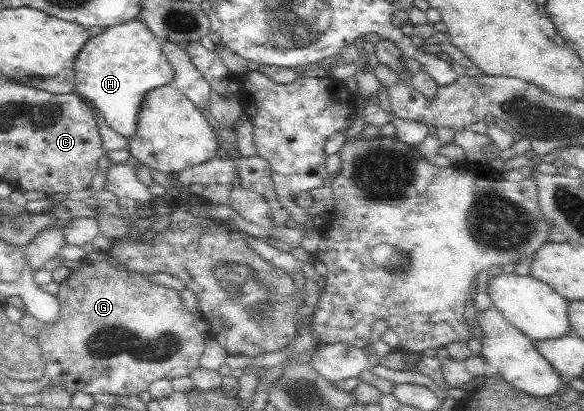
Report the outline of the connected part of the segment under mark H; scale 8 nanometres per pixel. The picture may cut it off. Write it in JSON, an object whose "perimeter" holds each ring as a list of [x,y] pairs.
{"perimeter":[[[132,21],[125,25],[111,26],[87,42],[84,50],[75,58],[74,92],[99,111],[109,128],[124,136],[125,141],[128,142],[137,133],[139,114],[147,93],[155,88],[168,85],[174,76],[173,67],[169,64],[167,57],[163,55],[160,37],[155,37],[151,30],[140,21]]]}

